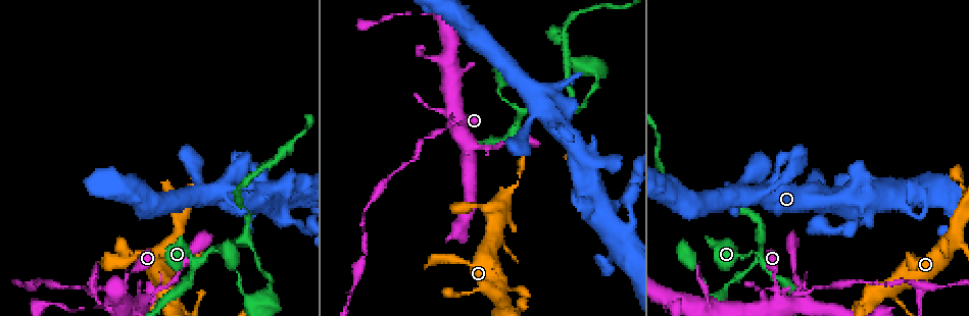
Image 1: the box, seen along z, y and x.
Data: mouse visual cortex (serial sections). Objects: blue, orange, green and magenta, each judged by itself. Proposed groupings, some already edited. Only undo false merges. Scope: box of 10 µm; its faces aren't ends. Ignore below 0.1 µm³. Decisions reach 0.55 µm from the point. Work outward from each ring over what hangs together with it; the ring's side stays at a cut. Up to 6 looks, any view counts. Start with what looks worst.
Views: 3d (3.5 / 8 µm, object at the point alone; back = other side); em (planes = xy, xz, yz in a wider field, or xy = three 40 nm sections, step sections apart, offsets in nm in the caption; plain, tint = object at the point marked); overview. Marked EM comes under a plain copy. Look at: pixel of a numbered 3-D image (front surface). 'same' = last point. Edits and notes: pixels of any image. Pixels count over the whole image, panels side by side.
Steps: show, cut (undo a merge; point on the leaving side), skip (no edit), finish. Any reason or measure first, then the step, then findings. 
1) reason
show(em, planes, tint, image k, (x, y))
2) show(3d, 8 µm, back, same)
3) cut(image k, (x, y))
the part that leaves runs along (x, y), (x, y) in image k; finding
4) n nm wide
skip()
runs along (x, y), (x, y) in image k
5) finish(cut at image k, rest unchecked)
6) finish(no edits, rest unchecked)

abrupt turn
show(3d, 3.5 µm, image 1, (762, 261))

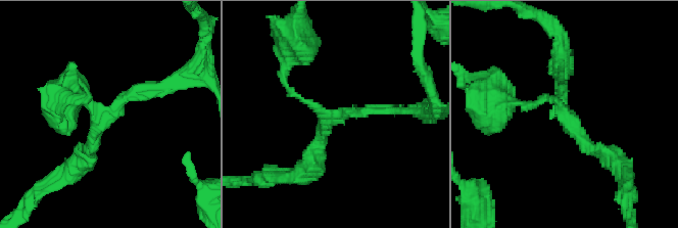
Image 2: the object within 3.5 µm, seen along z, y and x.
3 arms; arms of 100, 150, 200 nm
show(em, planes, tint, image 2, (100, 113))

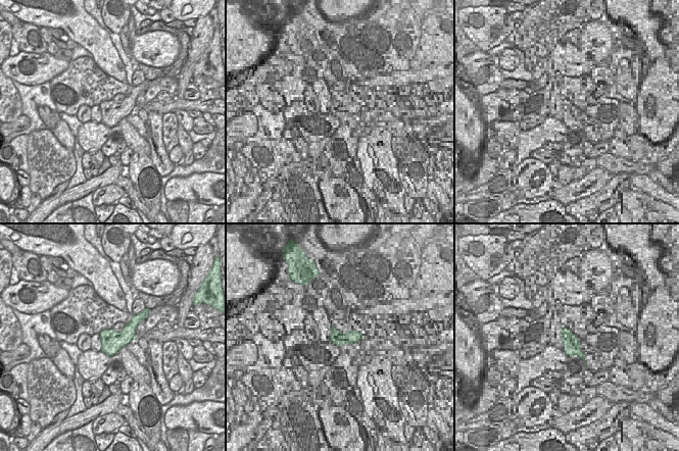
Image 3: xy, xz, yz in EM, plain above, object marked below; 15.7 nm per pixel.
skip()
runs along (283, 75), (292, 93), (327, 117), (389, 111) in image 2; continuous, no second cell

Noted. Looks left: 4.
show(3d, 3.5 µm, image 1, (720, 297))

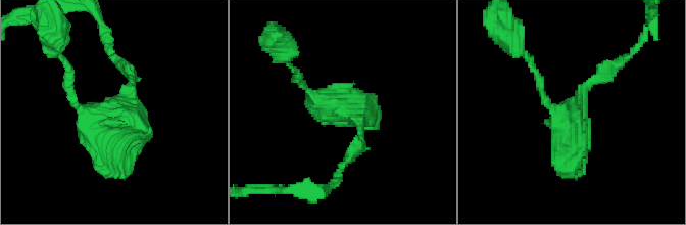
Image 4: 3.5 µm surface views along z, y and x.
need the tissue
show(em, xy, step 1, tint, image 4, (348, 106))

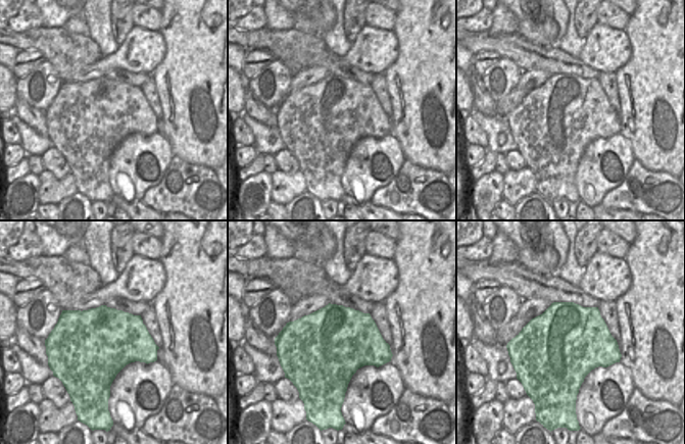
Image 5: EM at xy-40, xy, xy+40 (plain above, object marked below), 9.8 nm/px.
another direction
show(em, xy, step 3, tint, same)

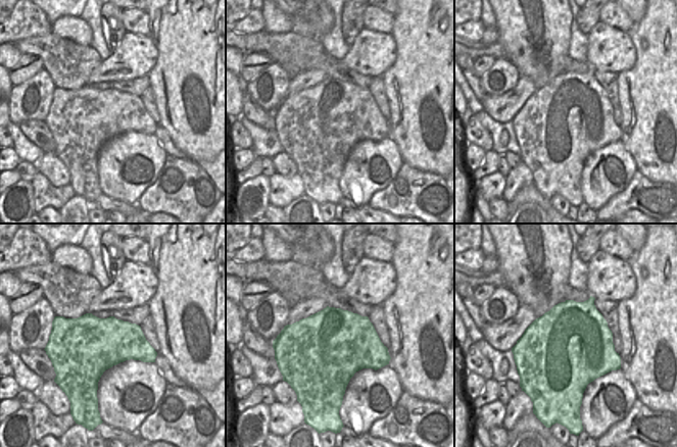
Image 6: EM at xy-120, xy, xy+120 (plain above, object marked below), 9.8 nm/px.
skip()
runs along (357, 149), (360, 118), (298, 81) in image 4; continuous, no second cell

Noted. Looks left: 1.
show(3d, 3.5 µm, back, image 1, (859, 208))

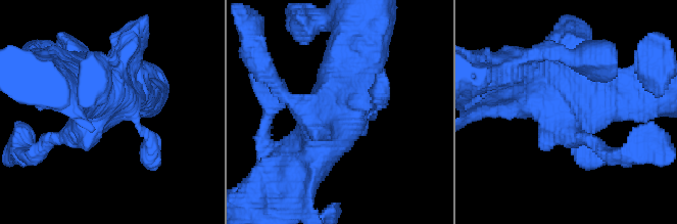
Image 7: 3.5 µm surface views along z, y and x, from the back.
skip()
runs along (352, 31), (343, 85), (311, 157) in image 7; all the same cell

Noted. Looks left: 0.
finish(no edits, rest unchecked)

